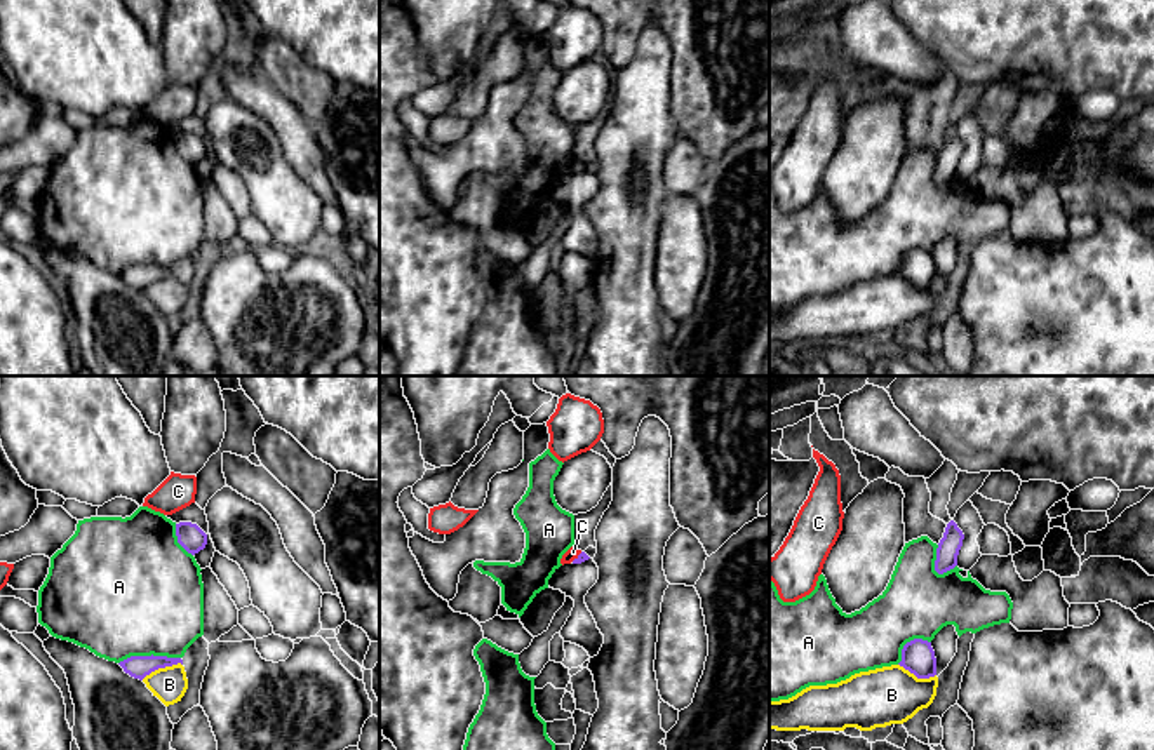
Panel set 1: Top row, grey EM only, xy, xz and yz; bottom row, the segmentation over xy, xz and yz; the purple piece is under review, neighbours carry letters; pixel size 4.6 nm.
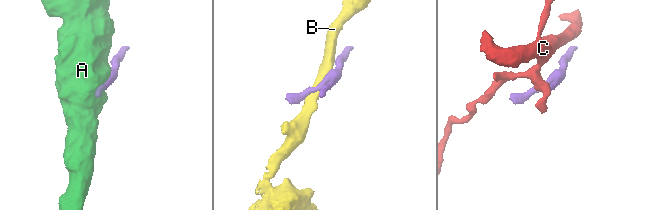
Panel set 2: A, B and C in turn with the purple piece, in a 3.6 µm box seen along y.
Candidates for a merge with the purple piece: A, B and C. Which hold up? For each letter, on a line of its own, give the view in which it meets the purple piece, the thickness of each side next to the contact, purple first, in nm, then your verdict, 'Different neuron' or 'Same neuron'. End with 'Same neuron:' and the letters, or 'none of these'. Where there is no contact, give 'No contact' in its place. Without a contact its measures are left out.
A: Touches purple in xy. Thickness 110 nm (purple) against 480 nm. Different neuron
B: Touches purple in xy. Thickness 110 nm (purple) against 160 nm. Different neuron
C: Touches purple in xz. Thickness 50 nm (purple) against 60 nm. Different neuron
Same neuron: none of these

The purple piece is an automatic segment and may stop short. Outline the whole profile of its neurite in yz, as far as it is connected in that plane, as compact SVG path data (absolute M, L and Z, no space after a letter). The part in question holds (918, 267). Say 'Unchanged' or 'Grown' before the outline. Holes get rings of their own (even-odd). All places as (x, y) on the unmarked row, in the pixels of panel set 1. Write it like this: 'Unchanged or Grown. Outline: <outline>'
Unchanged. Outline: M914 249L902 259L902 271L898 273L917 289L929 289L936 285L936 268L931 252Z

